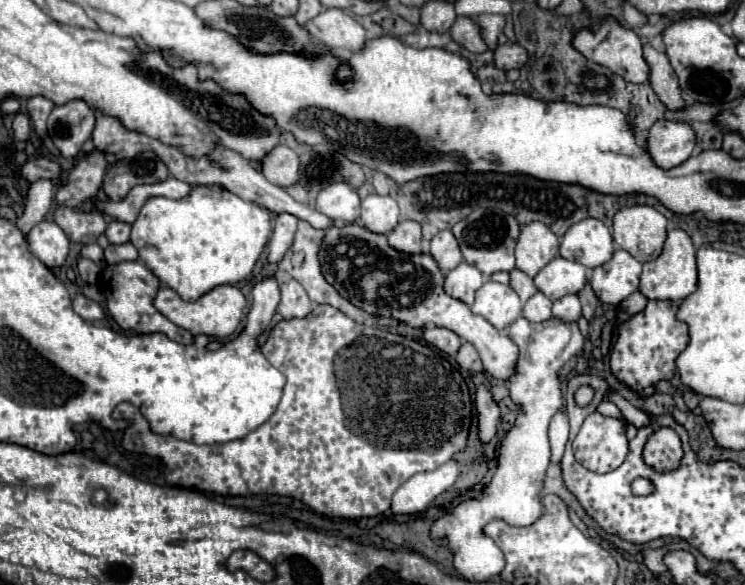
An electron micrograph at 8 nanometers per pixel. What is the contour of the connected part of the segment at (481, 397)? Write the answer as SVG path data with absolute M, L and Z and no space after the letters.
M485 385L477 387L477 413L479 413L479 437L483 443L489 443L495 435L499 423L499 405L495 403L491 391Z

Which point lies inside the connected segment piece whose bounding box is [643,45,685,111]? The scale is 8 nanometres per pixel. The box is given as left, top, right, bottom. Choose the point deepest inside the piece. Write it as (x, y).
(663, 80)

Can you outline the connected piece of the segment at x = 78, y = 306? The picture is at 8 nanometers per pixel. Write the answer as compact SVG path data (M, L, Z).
M81 293L73 299L73 311L79 317L83 317L85 321L99 321L105 315L103 309L101 309L101 305L97 301L93 301L93 299L89 299L89 297L81 295Z

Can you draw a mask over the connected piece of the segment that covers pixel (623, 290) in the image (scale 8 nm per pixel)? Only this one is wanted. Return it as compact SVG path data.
M617 249L613 257L599 265L591 275L591 287L599 301L607 305L619 305L625 297L637 291L641 275L641 263L623 249Z

